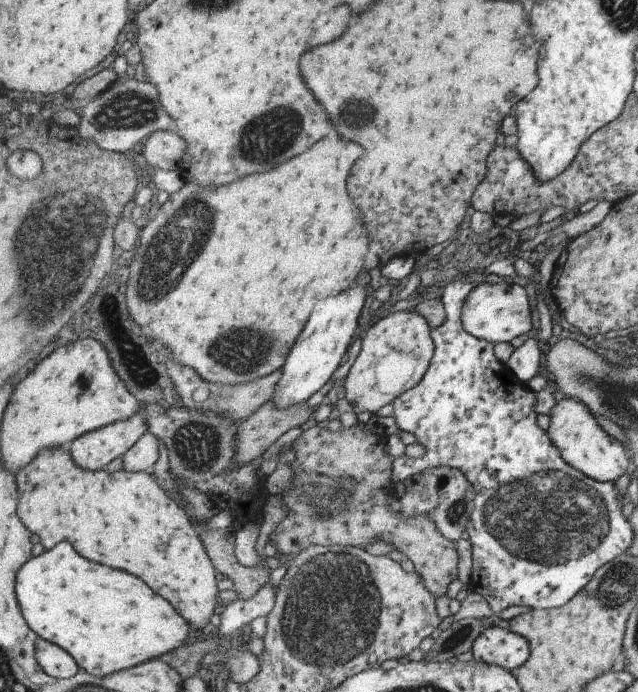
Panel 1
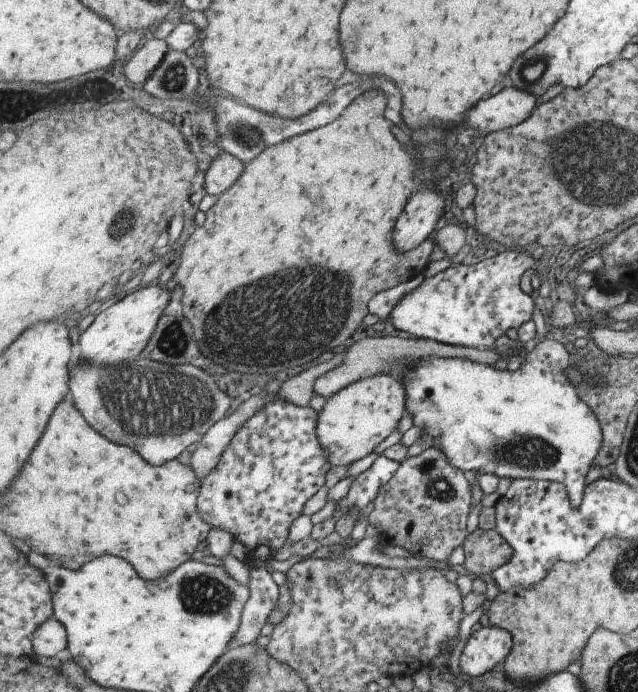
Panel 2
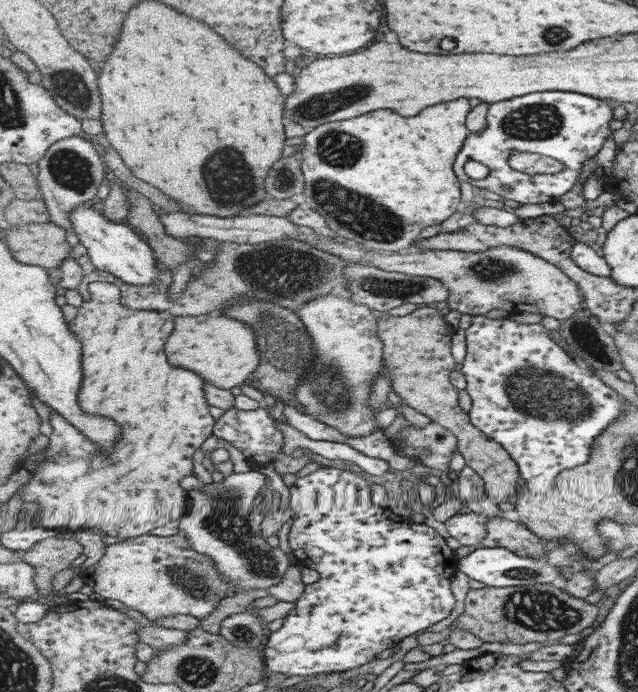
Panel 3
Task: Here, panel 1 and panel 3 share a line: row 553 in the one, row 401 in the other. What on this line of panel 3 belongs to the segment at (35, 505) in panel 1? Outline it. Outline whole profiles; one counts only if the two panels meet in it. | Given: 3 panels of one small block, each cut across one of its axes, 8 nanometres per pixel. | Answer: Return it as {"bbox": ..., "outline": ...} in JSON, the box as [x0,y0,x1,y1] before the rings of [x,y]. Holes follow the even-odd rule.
{"bbox":[15,282,217,539],"outline":[[[111,282],[91,283],[90,292],[92,300],[85,301],[78,309],[78,315],[69,323],[70,332],[83,345],[83,388],[79,390],[79,404],[85,414],[107,416],[115,420],[123,432],[121,440],[115,444],[113,454],[105,454],[79,428],[75,428],[59,412],[53,412],[51,426],[55,430],[45,456],[37,462],[35,482],[31,478],[15,493],[23,496],[25,502],[36,502],[39,505],[37,510],[41,514],[41,528],[54,533],[102,531],[111,536],[127,536],[129,539],[147,535],[147,532],[173,520],[180,520],[187,514],[189,493],[179,482],[194,474],[195,454],[207,438],[214,436],[217,420],[209,412],[203,378],[167,362],[165,344],[175,330],[172,315],[126,308],[122,304],[120,288]]]}

